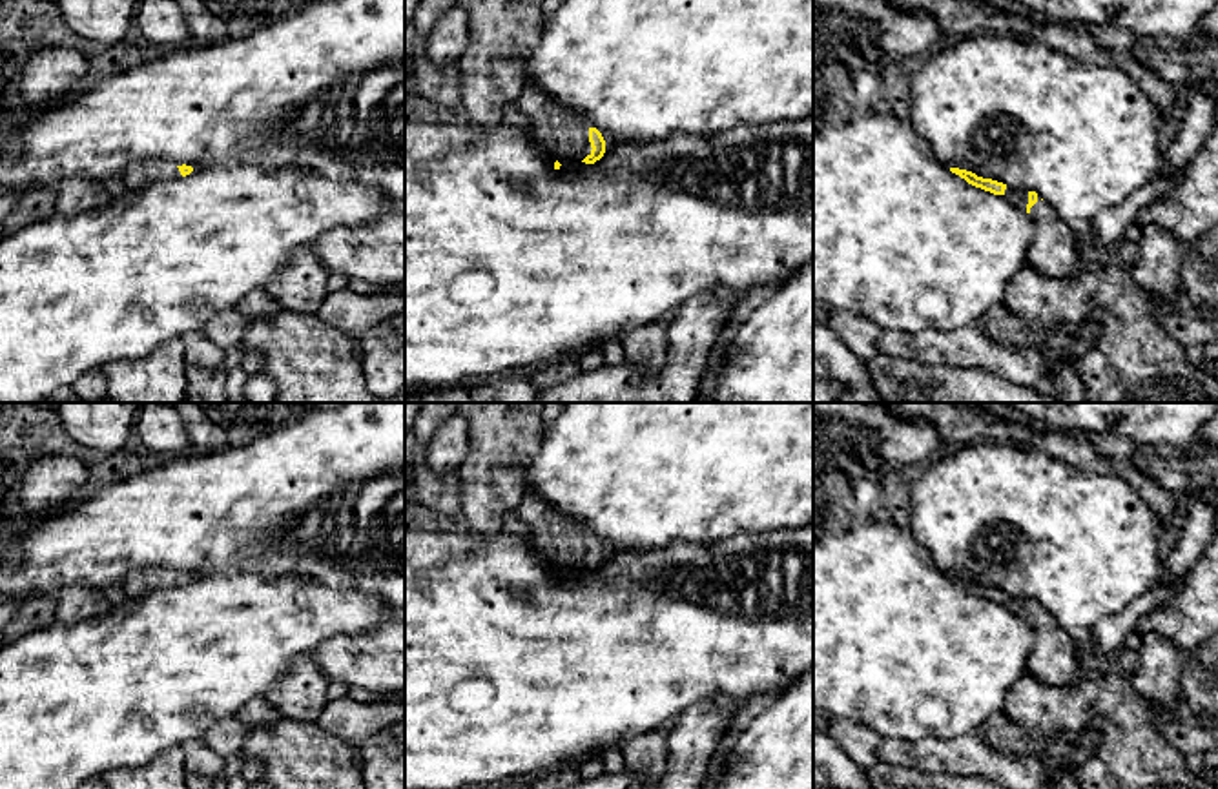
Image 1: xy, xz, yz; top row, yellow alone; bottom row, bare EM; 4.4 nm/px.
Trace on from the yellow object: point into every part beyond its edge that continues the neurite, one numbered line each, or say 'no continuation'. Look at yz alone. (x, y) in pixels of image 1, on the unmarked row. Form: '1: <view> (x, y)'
1: yz (1052, 658)

